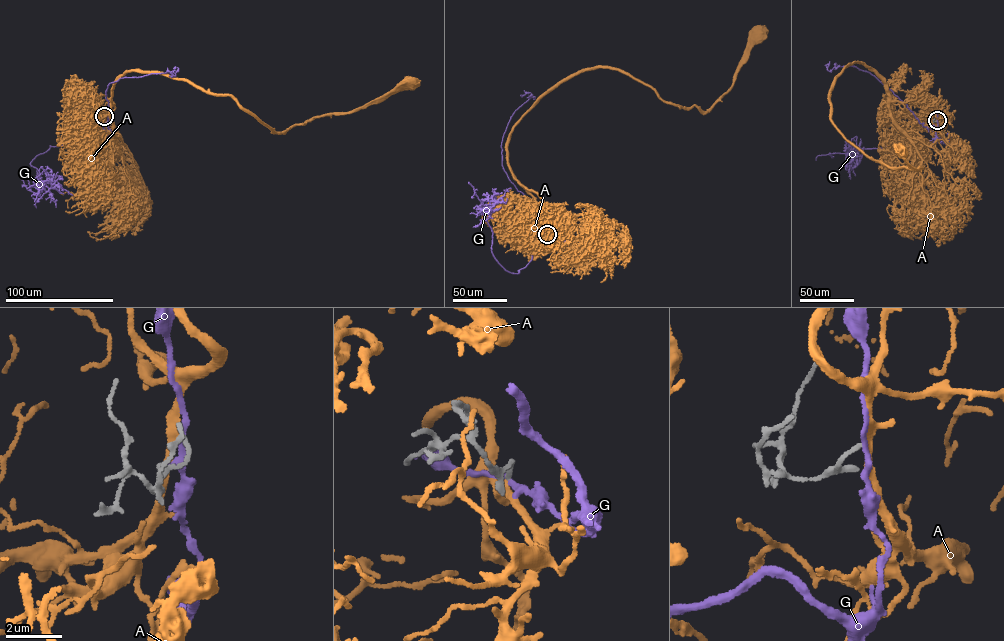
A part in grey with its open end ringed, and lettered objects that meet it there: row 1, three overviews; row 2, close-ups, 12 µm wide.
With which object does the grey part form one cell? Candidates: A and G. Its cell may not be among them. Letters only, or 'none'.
A

